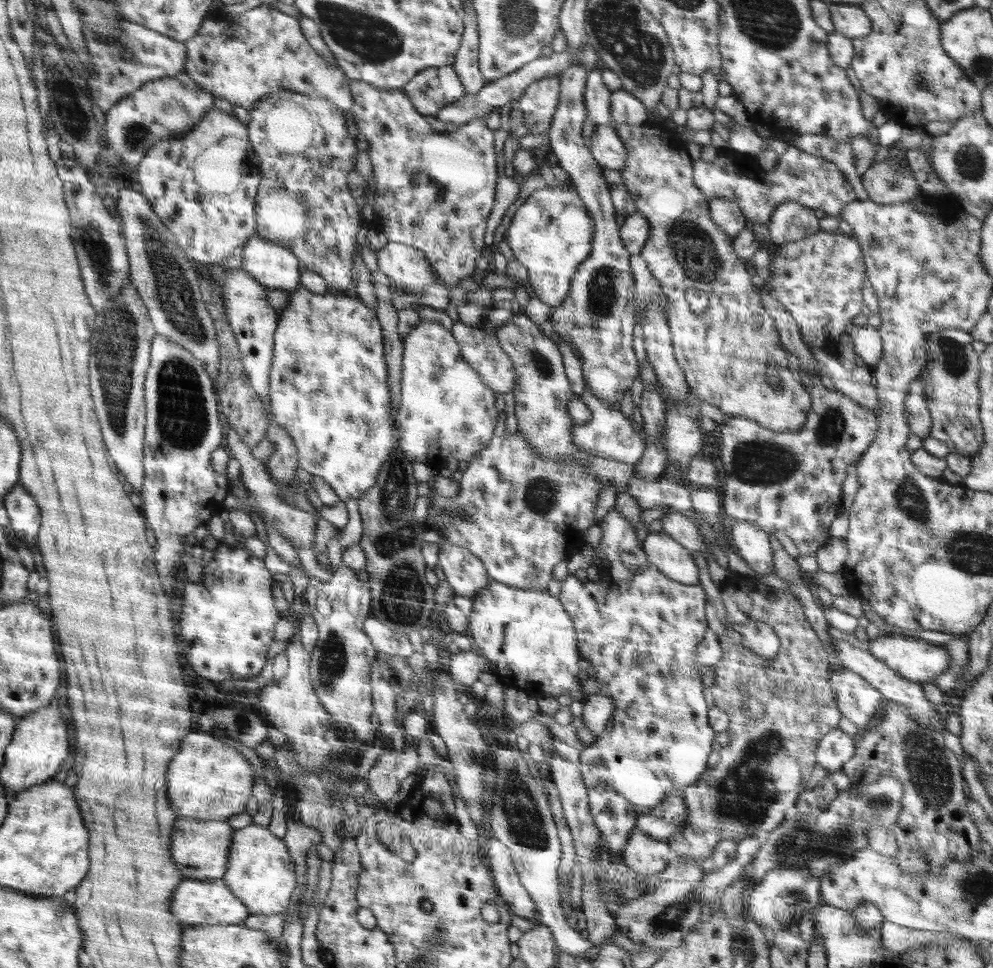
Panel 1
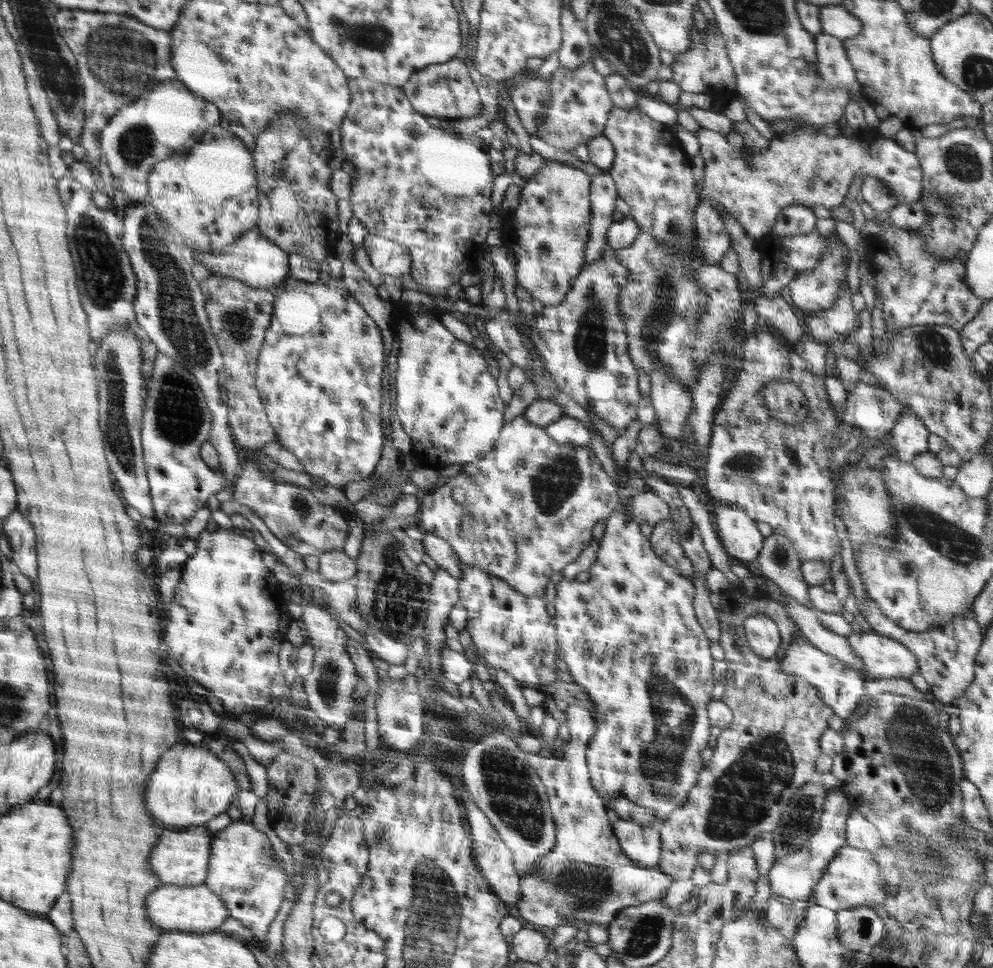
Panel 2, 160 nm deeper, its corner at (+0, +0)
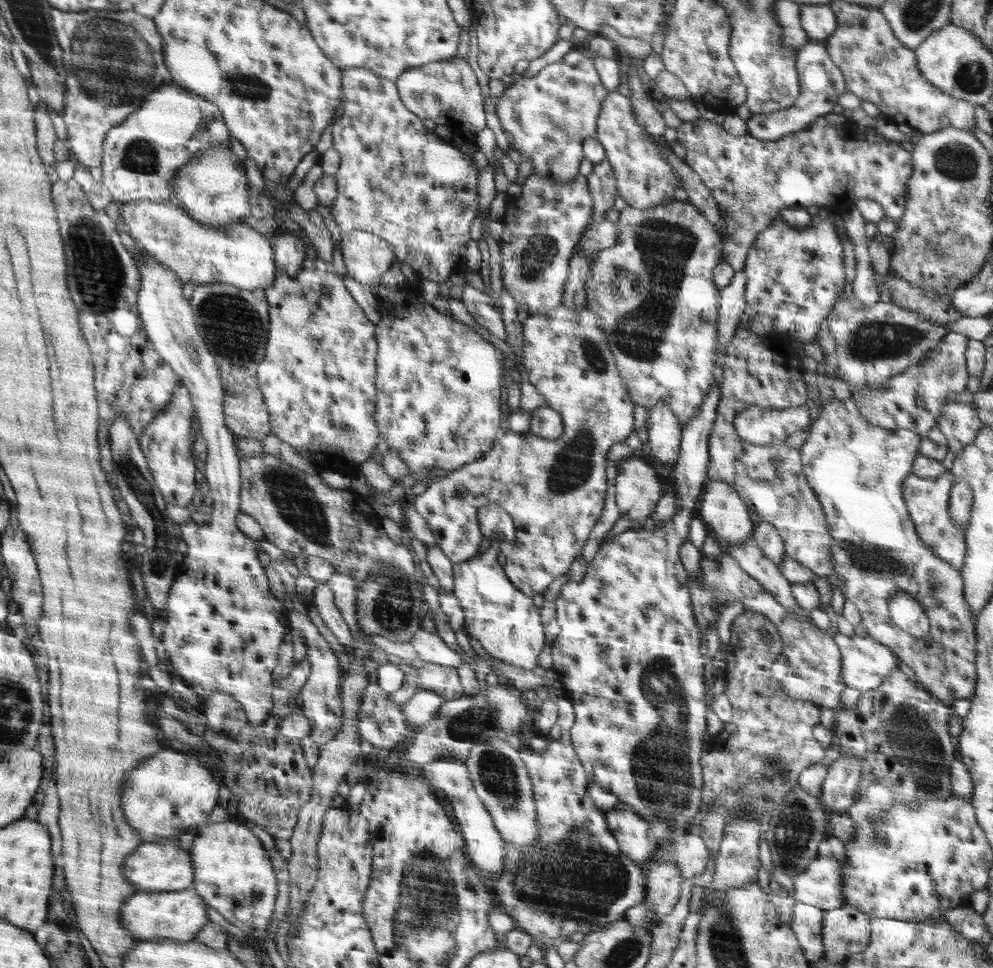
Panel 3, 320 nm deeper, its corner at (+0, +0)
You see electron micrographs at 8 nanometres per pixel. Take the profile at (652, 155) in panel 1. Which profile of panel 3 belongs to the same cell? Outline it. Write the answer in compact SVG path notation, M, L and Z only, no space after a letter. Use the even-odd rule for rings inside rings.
M618 91L609 92L602 101L597 118L597 131L594 137L606 150L606 159L612 168L617 191L632 208L650 210L675 200L673 190L680 188L678 176L674 175L670 163L662 157L662 149L646 133L643 126L633 116L631 100Z

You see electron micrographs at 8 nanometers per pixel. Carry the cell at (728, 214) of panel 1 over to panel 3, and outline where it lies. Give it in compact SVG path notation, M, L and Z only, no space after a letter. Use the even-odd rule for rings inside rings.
M672 200L672 202L668 201L662 206L653 206L650 210L638 210L638 208L632 208L628 205L620 212L620 220L615 225L618 229L618 243L610 246L610 248L599 250L597 257L591 262L590 276L588 276L590 280L586 284L585 306L591 308L599 318L603 338L605 338L606 344L613 354L615 365L621 374L622 382L628 389L631 401L637 406L643 406L648 411L652 410L657 404L665 402L672 413L676 415L676 419L680 421L680 425L684 426L698 413L701 402L713 387L720 291L714 284L713 271L721 261L723 251L721 235L718 234L715 226L710 224L708 219L688 201L677 202Z

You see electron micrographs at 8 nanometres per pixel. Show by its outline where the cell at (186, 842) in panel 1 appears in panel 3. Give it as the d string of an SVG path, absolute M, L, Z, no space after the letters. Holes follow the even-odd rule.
M170 837L164 842L142 844L134 854L128 856L122 871L125 878L137 887L138 892L170 892L192 888L196 869L192 863L192 851L182 849L178 846L178 839Z

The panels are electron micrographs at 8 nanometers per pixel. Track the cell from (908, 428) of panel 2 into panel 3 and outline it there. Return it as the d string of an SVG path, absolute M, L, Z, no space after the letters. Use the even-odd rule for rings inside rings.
M834 396L807 430L808 436L799 451L803 473L829 524L833 573L828 577L832 586L840 590L845 600L857 606L861 626L866 627L868 635L890 647L898 659L914 671L919 686L944 704L970 699L977 682L976 619L966 604L961 574L923 544L911 521L902 492L903 480L912 473L914 461L919 455L918 445L922 435L907 428L876 428L866 422L852 398L840 400ZM899 590L910 593L924 609L930 622L928 637L912 637L892 622L887 603Z

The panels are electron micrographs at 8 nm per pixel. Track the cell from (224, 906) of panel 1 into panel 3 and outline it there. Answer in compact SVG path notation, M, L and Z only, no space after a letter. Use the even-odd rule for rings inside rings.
M193 888L180 891L146 892L139 891L132 895L122 907L122 923L128 927L137 940L160 941L170 939L177 942L192 941L194 936L208 924L205 900Z

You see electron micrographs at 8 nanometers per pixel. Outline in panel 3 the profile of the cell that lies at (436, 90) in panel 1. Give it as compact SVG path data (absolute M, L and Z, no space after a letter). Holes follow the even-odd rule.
M458 55L448 61L431 62L406 69L397 77L397 86L402 104L420 118L430 118L436 124L460 124L464 130L480 133L486 129L480 84L466 58Z

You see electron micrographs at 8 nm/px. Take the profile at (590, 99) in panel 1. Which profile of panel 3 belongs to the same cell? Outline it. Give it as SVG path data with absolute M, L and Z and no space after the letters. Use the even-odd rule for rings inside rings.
M576 47L534 77L508 85L504 95L495 99L496 116L509 138L510 149L520 153L522 161L532 163L534 175L564 185L579 174L583 144L596 135L600 107L608 93L593 60Z

